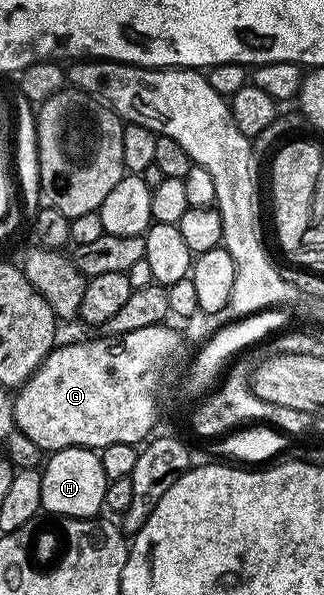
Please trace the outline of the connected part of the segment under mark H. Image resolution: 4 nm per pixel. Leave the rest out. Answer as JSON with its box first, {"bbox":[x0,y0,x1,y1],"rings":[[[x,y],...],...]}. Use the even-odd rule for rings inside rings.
{"bbox":[40,447,109,519],"rings":[[[67,447],[47,456],[40,476],[42,481],[41,508],[45,512],[69,519],[91,519],[101,514],[105,506],[109,479],[102,473],[99,454],[90,447]]]}

